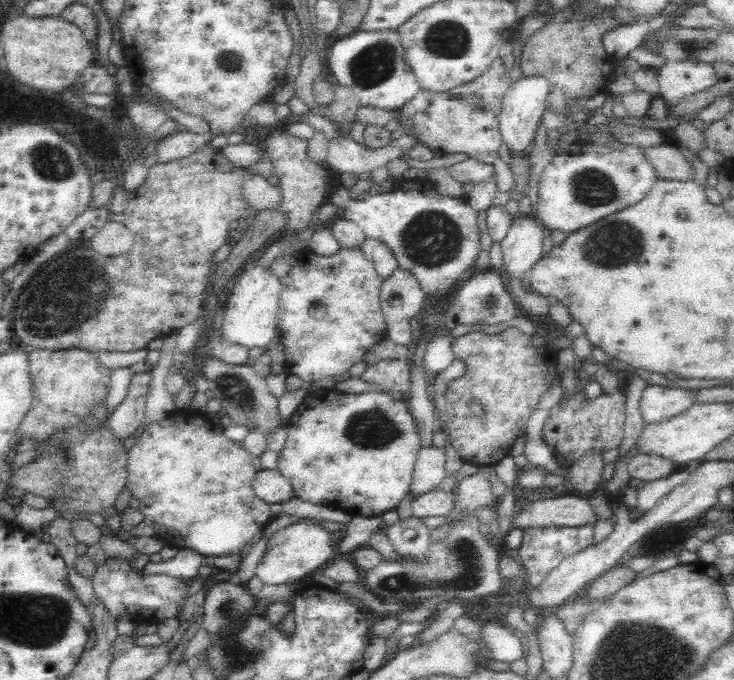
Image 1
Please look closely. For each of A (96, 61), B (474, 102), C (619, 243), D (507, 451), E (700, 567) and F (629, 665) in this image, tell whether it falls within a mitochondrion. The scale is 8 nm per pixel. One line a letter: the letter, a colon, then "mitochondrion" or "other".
A: other
B: mitochondrion
C: mitochondrion
D: other
E: other
F: mitochondrion

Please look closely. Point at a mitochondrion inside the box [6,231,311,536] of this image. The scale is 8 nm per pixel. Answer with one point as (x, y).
(53, 317)

